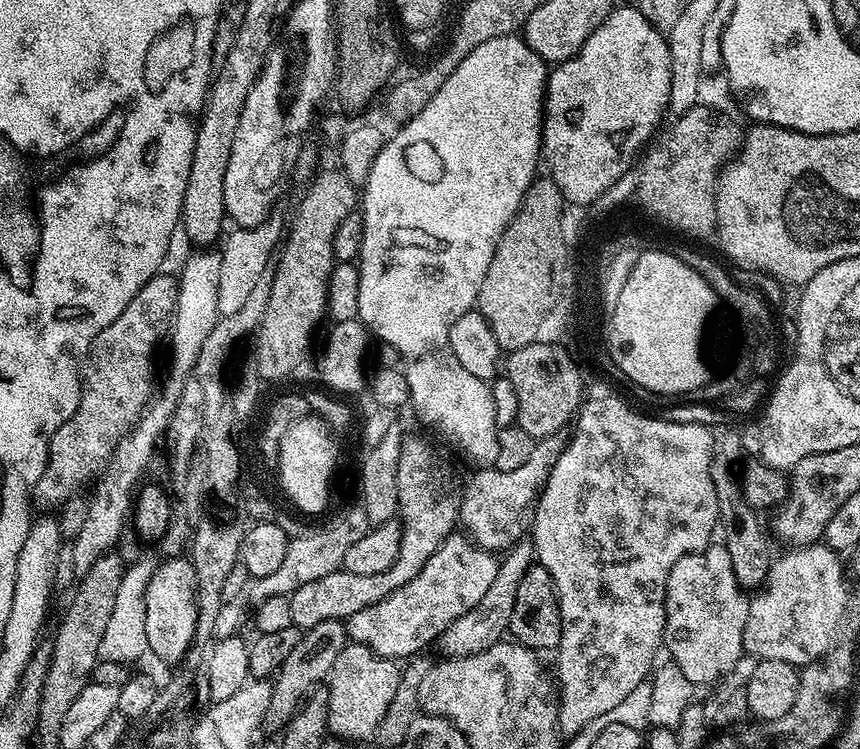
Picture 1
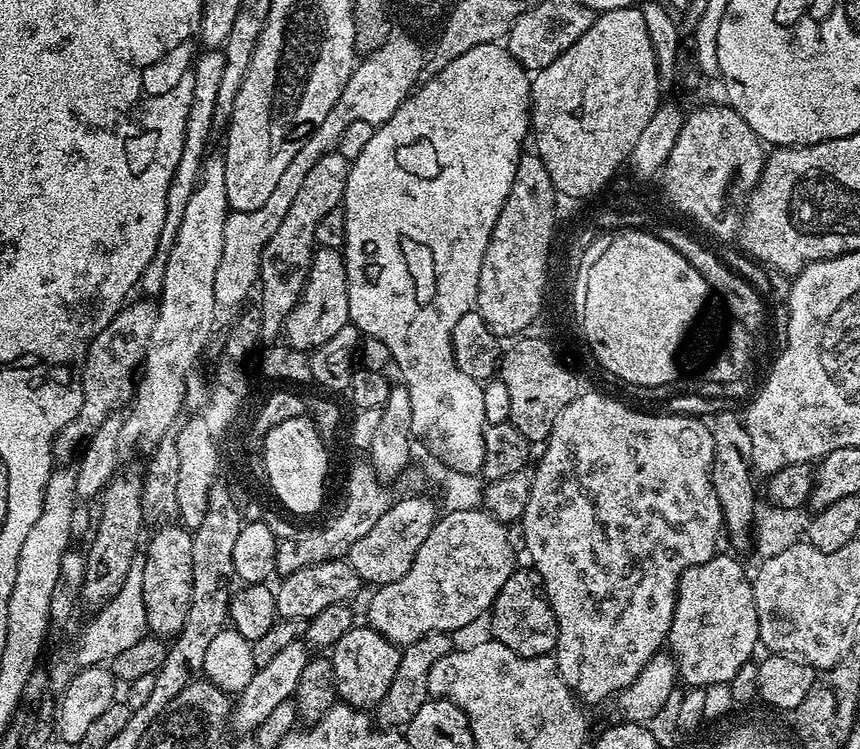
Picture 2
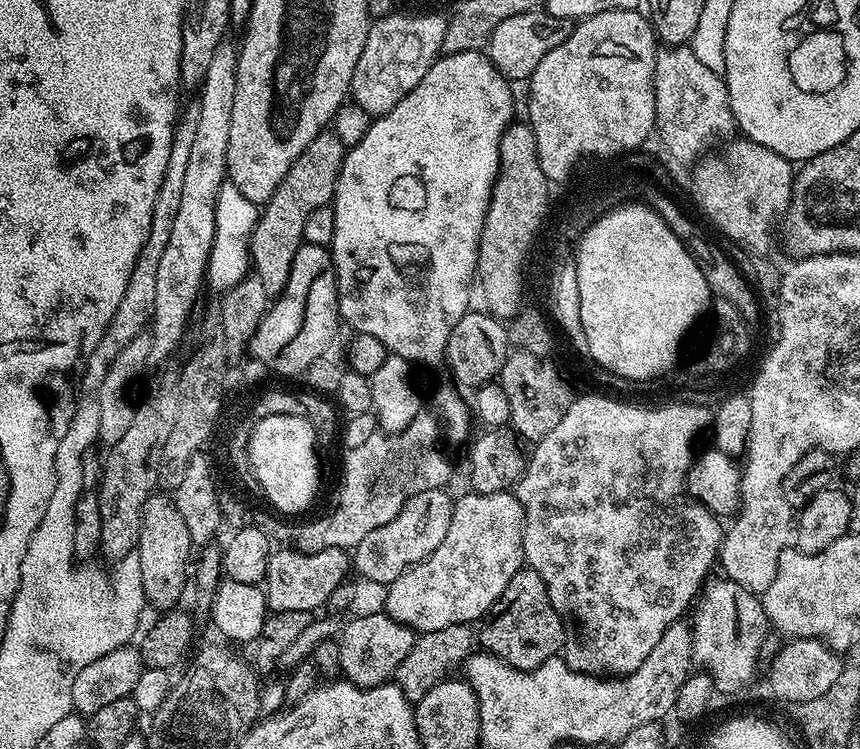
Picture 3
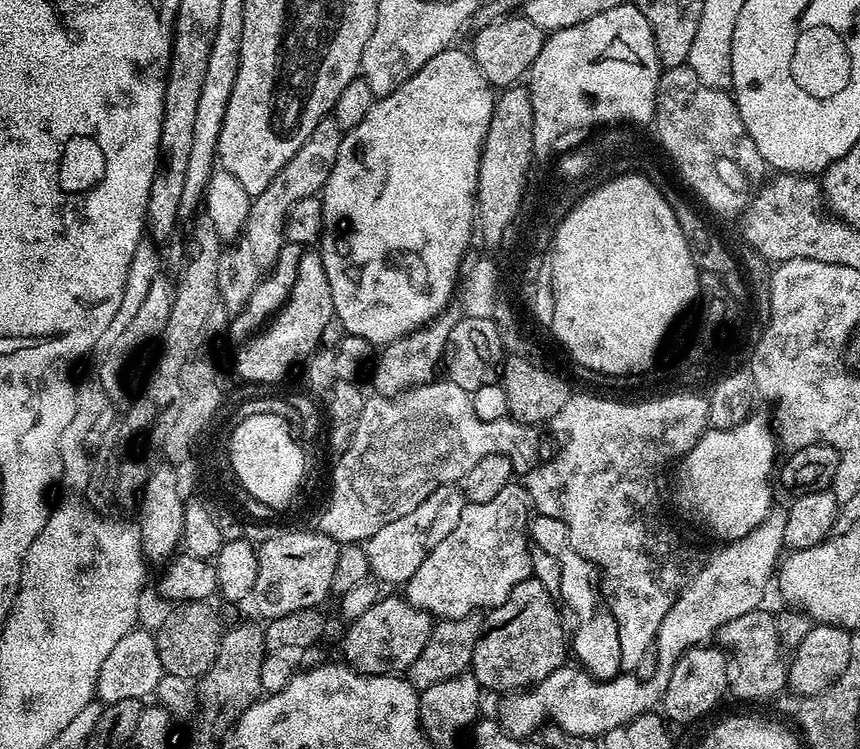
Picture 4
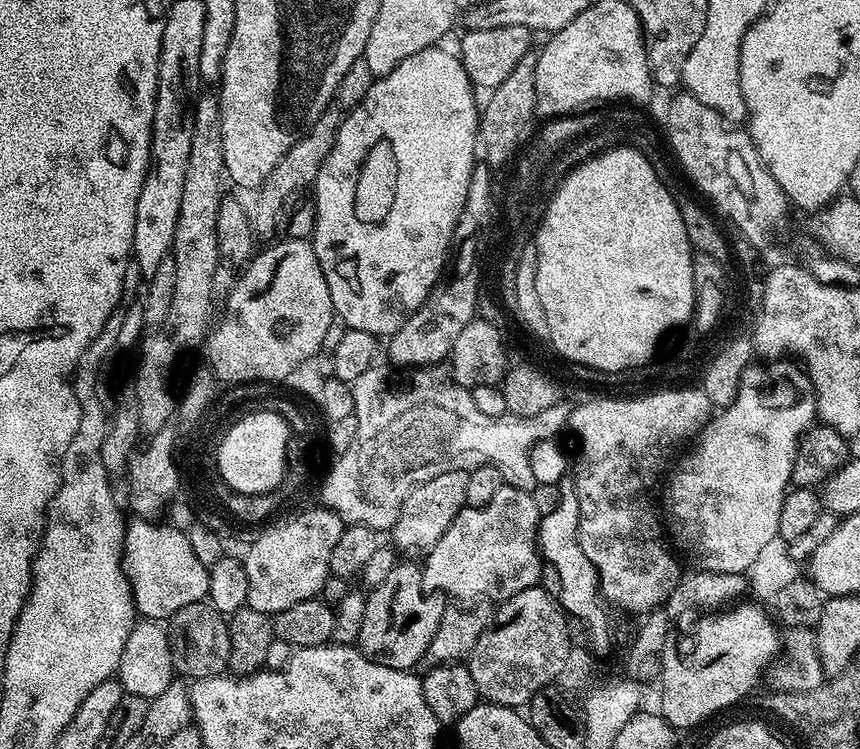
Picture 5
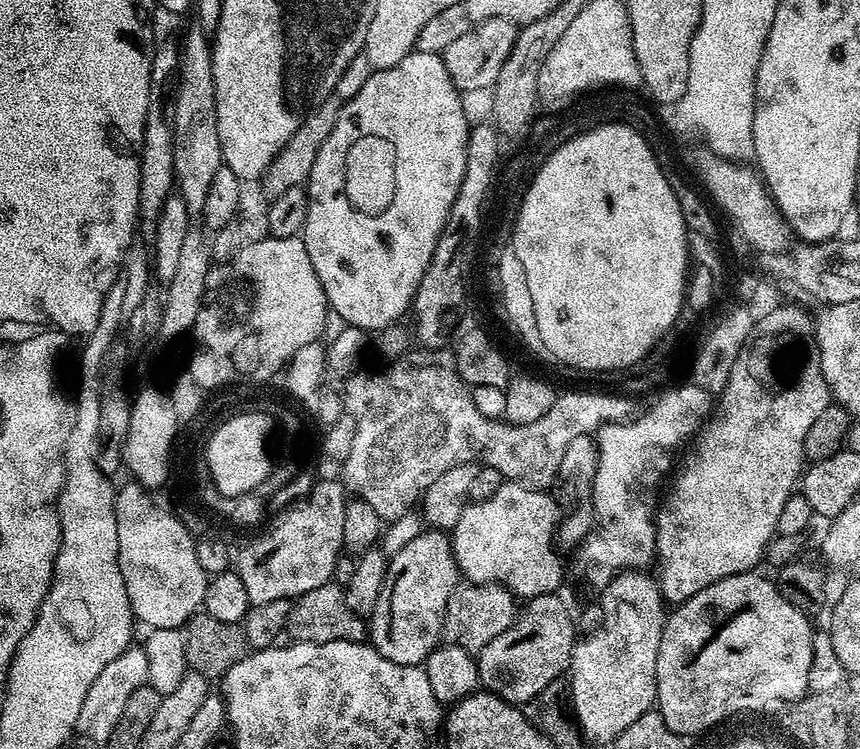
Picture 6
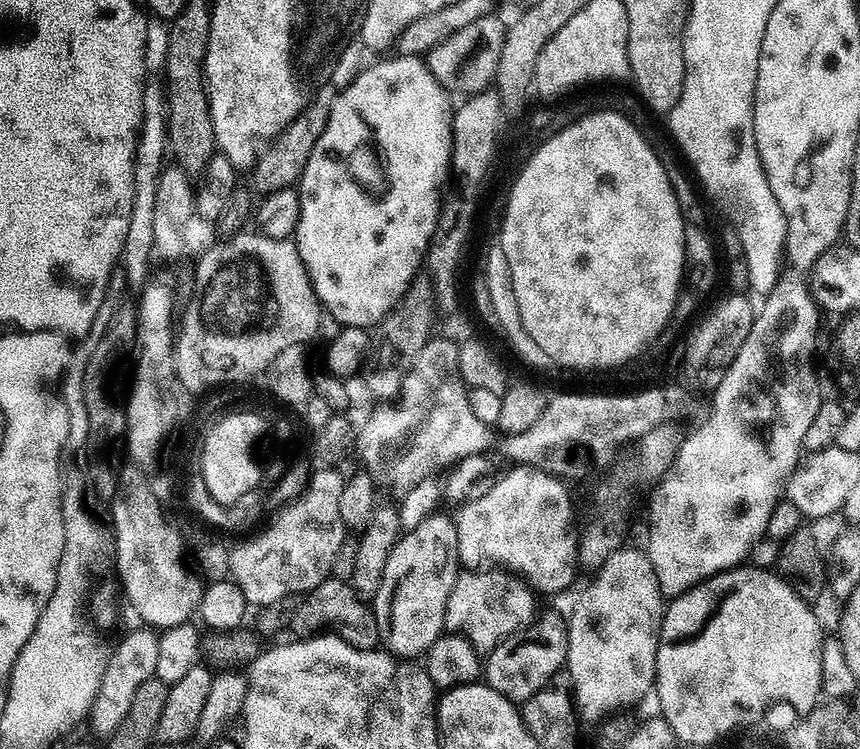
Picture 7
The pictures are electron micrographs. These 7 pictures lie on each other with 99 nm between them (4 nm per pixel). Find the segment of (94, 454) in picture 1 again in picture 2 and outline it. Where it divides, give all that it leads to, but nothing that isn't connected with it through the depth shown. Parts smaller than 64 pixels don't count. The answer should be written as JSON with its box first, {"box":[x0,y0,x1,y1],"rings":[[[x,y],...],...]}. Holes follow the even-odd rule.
{"box":[52,299,157,461],"rings":[[[139,299],[125,303],[120,313],[106,326],[106,330],[102,330],[90,342],[84,362],[80,365],[84,401],[76,417],[52,441],[52,455],[57,461],[71,461],[68,459],[77,455],[78,449],[98,430],[98,426],[102,426],[102,422],[106,422],[106,418],[119,409],[116,407],[120,400],[127,401],[133,395],[132,371],[136,372],[143,365],[157,311],[157,305],[151,299]]]}

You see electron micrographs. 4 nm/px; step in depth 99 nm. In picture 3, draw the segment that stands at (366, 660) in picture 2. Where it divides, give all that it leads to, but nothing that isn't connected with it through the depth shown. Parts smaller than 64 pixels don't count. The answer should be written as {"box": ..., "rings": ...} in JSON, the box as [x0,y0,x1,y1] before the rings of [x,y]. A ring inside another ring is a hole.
{"box":[338,610,417,688],"rings":[[[377,610],[365,616],[356,616],[347,621],[345,630],[338,637],[340,642],[340,671],[343,679],[357,688],[373,688],[389,683],[396,675],[396,668],[410,654],[417,633],[404,624],[394,622],[387,612]]]}

